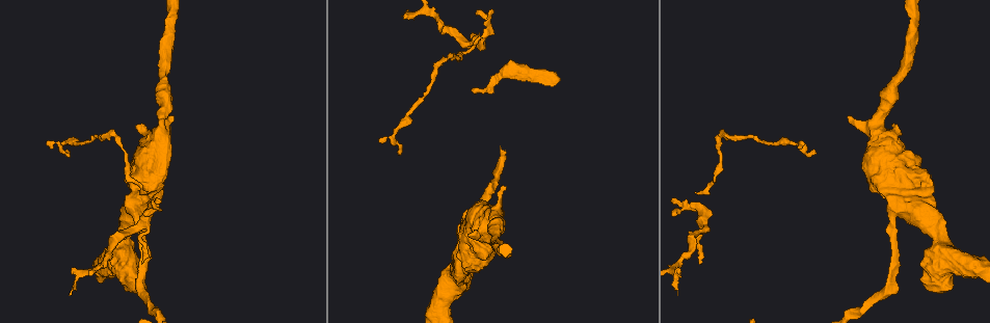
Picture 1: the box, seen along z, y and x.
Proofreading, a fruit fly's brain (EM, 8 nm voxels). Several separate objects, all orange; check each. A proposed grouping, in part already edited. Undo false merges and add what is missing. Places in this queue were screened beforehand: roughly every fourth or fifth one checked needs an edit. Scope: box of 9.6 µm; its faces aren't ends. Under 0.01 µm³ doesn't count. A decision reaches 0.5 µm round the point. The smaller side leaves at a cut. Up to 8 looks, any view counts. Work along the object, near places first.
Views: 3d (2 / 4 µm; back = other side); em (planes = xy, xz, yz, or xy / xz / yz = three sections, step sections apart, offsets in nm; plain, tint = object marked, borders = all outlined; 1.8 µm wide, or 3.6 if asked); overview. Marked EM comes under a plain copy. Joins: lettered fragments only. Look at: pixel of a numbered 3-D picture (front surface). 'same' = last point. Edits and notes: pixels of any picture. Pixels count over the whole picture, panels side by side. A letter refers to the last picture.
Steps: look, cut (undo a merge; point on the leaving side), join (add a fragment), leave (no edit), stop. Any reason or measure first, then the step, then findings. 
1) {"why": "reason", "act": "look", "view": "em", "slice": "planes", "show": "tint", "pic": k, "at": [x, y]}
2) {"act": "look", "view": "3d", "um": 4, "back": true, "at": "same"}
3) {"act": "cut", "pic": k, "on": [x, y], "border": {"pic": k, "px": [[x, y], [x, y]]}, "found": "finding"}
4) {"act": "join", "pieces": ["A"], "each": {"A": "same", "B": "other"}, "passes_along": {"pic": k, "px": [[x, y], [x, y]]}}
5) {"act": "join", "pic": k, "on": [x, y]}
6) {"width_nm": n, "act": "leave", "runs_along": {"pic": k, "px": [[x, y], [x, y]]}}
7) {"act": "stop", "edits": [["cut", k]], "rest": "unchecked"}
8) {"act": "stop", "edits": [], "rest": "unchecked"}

{"why": "free end", "act": "look", "view": "em", "slice": "xz", "step": 16, "show": "borders", "pic": 1, "at": [142, 261]}

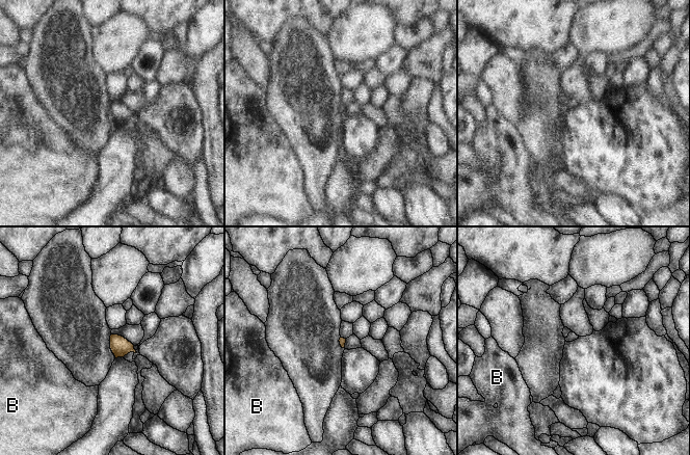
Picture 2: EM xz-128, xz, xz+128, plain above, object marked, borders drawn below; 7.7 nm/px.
{"act": "look", "view": "em", "slice": "planes", "show": "borders", "at": "same"}

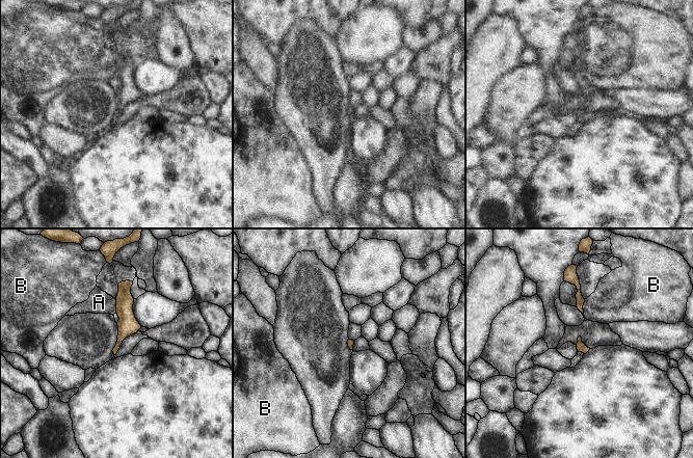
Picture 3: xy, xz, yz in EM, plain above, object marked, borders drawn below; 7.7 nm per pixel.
{"longest_contact_nm": ["B", 160], "act": "leave", "each": {"A": "other", "B": "other"}, "found": "no lettered fragment goes on from it"}

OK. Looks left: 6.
{"why": "branch stops here", "act": "look", "view": "3d", "um": 2, "pic": 1, "at": [71, 292]}

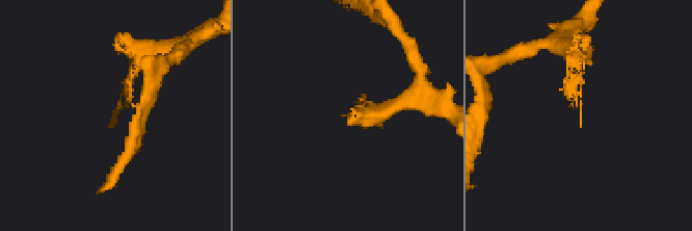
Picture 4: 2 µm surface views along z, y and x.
{"why": "now the EM", "act": "look", "view": "em", "slice": "planes", "show": "tint", "pic": 4, "at": [343, 114]}

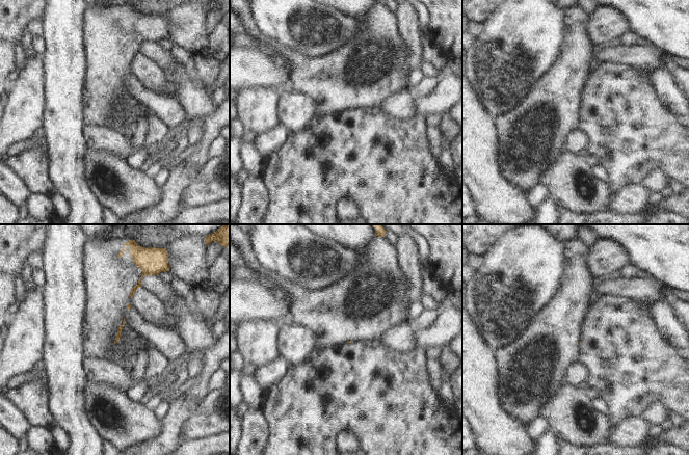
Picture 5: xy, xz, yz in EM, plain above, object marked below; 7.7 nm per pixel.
{"act": "look", "view": "em", "slice": "planes", "show": "borders", "at": "same"}

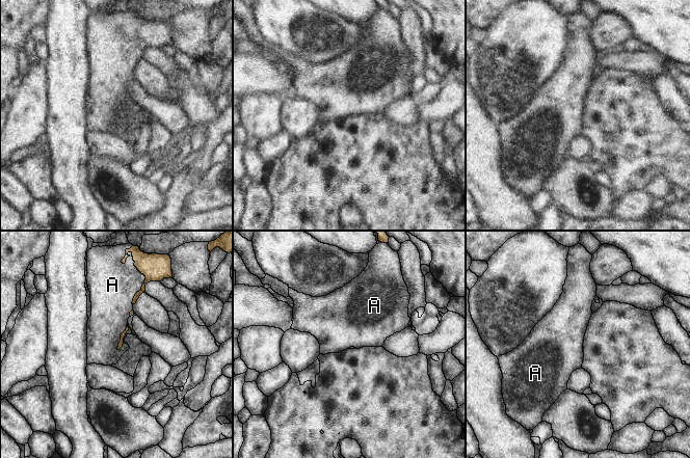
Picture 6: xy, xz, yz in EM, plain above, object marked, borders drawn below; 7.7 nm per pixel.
{"act": "leave", "each": {"A": "other"}, "border": {"pic": 6, "px": [[127, 323], [121, 334], [117, 350]]}, "found": "none of them fits"}

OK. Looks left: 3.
{"why": "an open end", "act": "look", "view": "3d", "um": 2, "pic": 1, "at": [849, 115]}

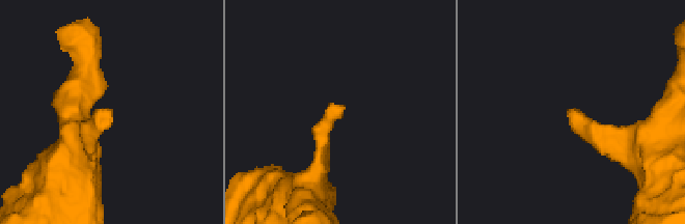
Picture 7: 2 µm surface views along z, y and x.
{"why": "need the tissue", "act": "look", "view": "em", "slice": "planes", "show": "borders", "pic": 7, "at": [339, 118]}

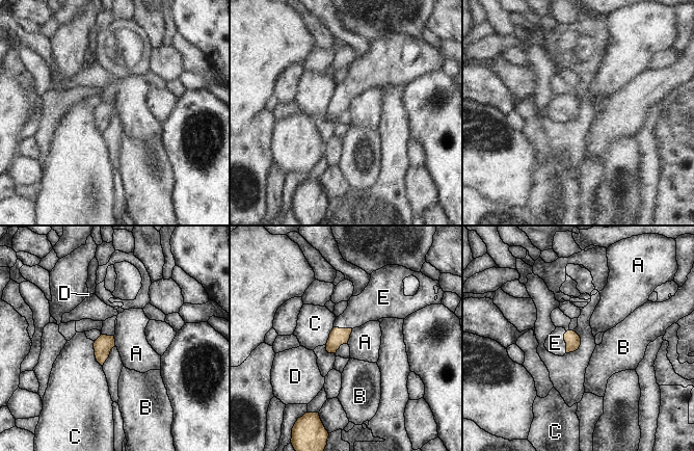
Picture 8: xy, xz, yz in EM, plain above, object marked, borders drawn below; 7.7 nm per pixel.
{"act": "join", "pieces": ["E"], "each": {"A": "other", "B": "other", "C": "other", "D": "other", "E": "same"}, "found": "the cell continues"}

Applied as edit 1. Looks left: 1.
{"act": "stop", "edits": [["join", 8]], "rest": "unchecked"}

